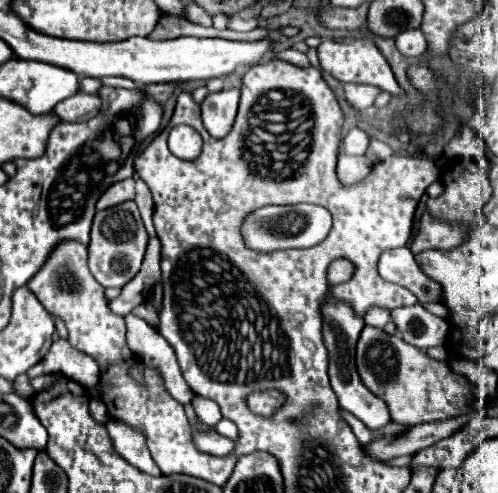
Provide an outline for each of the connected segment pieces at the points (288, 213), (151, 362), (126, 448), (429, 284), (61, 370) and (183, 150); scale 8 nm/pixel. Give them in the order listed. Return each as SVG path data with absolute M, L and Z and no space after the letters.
M296 204L296 206L264 206L252 212L242 226L246 246L258 252L286 250L286 248L310 248L322 242L332 228L332 216L324 206Z
M134 314L126 316L126 326L128 346L134 350L134 354L142 358L146 366L154 366L156 370L160 370L166 390L172 394L174 400L178 400L180 404L190 404L194 392L182 378L174 348L158 334L156 328L152 328L148 322Z
M108 422L108 430L110 430L112 442L114 442L118 454L124 460L128 460L132 466L140 468L142 472L146 472L150 476L160 476L160 468L152 460L148 448L146 448L146 440L142 438L140 432L134 432L134 430L126 428L124 424L114 424L114 422Z
M408 246L384 250L378 262L378 272L384 280L408 288L420 304L442 300L442 286L420 270Z
M58 340L52 344L50 352L40 360L36 366L28 370L30 378L42 374L64 374L71 380L78 382L86 389L91 389L99 381L100 371L94 358L82 354L68 340Z
M176 126L170 130L168 146L174 156L183 160L194 160L202 151L203 140L190 126Z

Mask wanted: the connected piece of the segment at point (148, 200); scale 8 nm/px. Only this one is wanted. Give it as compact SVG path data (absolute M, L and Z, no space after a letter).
M136 178L136 204L138 204L140 216L144 220L144 226L146 226L148 234L150 234L150 238L154 238L156 232L154 232L154 226L152 226L152 208L154 208L152 206L152 196L150 196L148 186L140 178Z

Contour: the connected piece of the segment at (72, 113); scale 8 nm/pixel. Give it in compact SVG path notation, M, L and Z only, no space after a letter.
M78 92L66 100L62 100L56 108L54 114L60 116L62 122L86 122L94 118L102 108L102 98L98 94L86 94Z

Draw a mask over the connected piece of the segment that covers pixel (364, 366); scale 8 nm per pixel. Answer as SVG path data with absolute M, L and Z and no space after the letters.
M364 326L356 348L356 368L362 382L388 404L394 422L422 424L470 412L472 390L468 378L452 372L446 362L434 360L424 350L406 344L400 334L390 336L380 328Z

